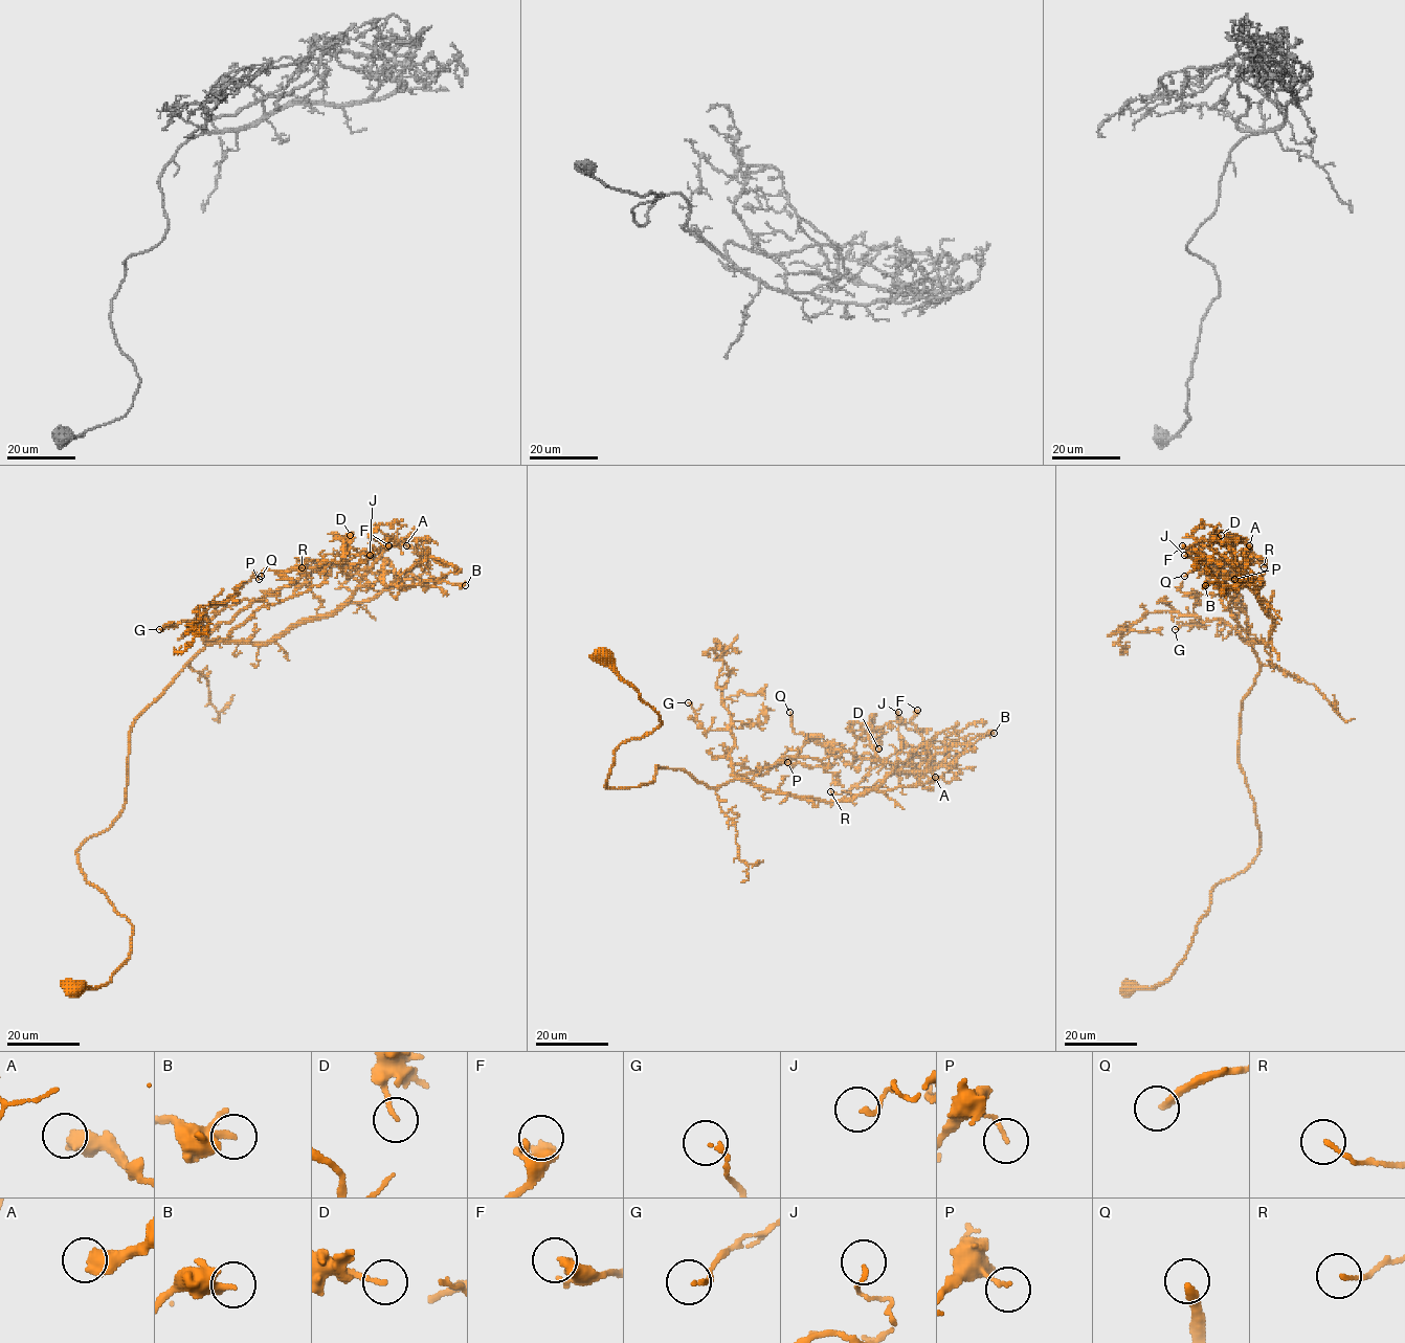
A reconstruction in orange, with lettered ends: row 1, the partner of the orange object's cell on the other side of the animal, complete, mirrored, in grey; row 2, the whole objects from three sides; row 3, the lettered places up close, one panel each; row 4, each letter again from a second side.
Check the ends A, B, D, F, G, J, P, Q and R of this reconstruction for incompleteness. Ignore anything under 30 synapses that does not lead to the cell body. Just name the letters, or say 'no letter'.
Q

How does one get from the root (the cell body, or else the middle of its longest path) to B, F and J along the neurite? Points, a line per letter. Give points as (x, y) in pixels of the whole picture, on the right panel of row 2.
B: (1128, 987), (1172, 975), (1212, 889), (1261, 845), (1238, 741), (1252, 644), (1273, 620), (1249, 581), (1205, 585)
F: (1128, 987), (1172, 975), (1212, 889), (1261, 845), (1238, 741), (1252, 644), (1273, 620), (1227, 547), (1182, 545)
J: (1128, 987), (1172, 975), (1212, 889), (1261, 845), (1238, 752), (1259, 661), (1223, 568), (1235, 571), (1184, 555)

